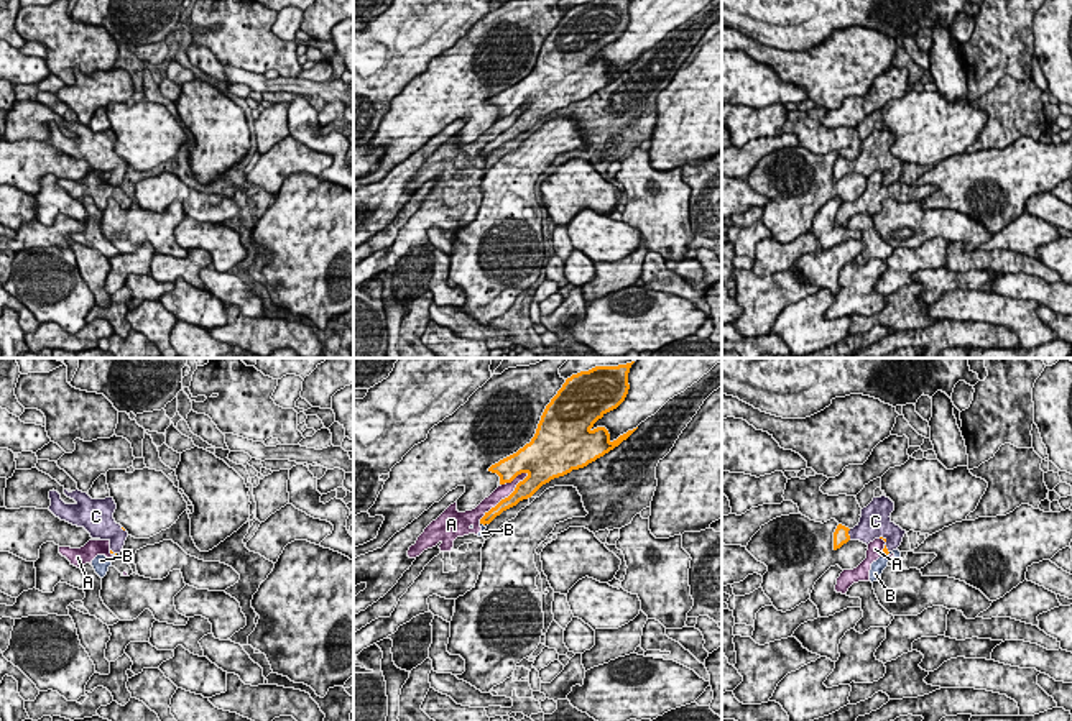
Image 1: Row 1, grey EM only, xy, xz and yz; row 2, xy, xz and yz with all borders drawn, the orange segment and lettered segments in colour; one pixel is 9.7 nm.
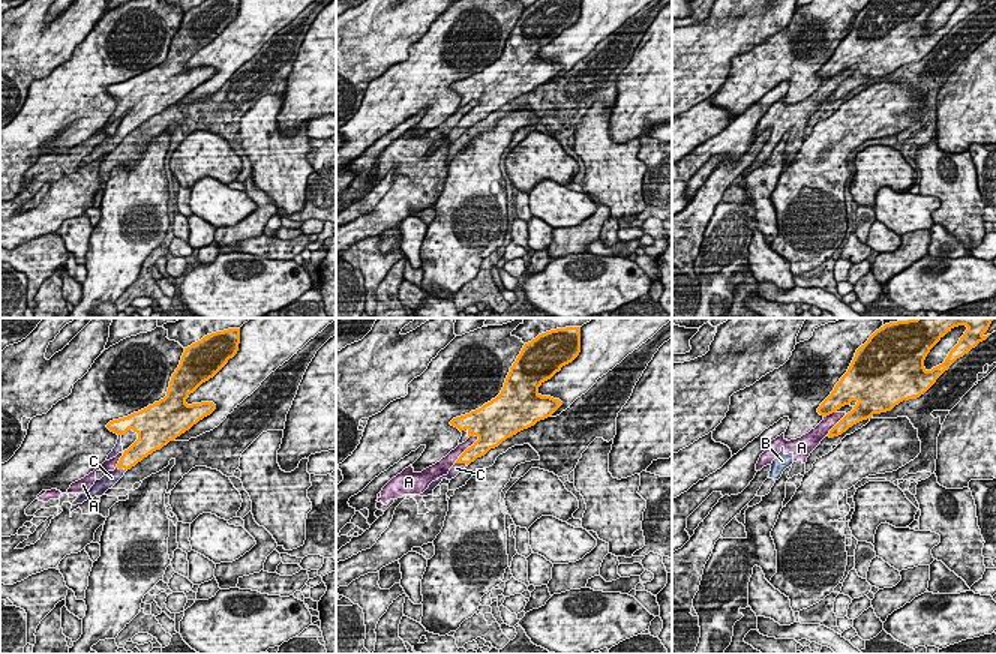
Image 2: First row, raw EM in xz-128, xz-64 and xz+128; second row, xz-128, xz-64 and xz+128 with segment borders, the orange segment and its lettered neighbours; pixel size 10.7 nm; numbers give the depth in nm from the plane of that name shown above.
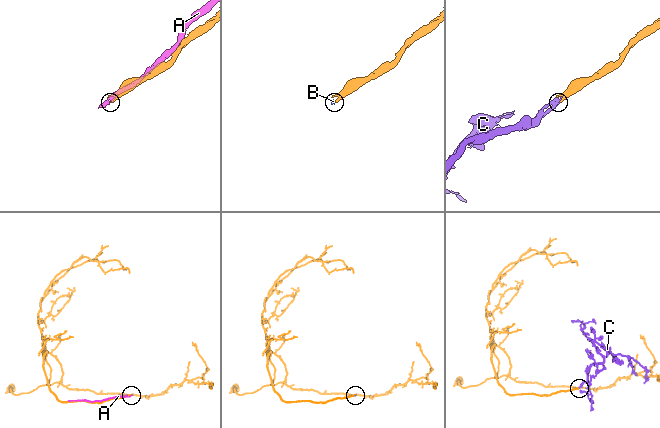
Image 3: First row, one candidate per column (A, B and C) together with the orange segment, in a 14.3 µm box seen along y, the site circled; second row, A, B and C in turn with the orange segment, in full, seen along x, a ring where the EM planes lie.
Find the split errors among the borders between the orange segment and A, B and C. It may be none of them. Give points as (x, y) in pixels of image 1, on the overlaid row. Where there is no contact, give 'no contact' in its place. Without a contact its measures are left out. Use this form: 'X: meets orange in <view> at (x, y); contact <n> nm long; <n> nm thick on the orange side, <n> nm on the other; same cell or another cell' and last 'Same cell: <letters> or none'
A: meets orange in xz at (505, 498); contact 700 nm long; 180 nm thick on the orange side, 130 nm on the other; another cell
B: meets orange in yz at (887, 554); contact 90 nm long; 60 nm thick on the orange side, 130 nm on the other; another cell
C: meets orange in yz at (847, 534); contact 110 nm long; 160 nm thick on the orange side, 240 nm on the other; same cell
Same cell: C

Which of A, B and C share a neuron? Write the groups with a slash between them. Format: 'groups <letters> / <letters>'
groups A B / C

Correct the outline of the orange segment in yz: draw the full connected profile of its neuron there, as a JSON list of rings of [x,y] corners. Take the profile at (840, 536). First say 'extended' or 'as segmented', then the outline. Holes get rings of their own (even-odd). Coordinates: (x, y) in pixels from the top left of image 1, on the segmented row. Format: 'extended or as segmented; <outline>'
extended; [[[873,498],[873,501],[862,509],[860,522],[853,529],[842,524],[837,526],[834,532],[834,550],[840,549],[848,540],[860,540],[868,545],[875,539],[883,539],[886,542],[883,555],[898,550],[906,530],[891,521],[889,516],[893,511],[894,503],[889,498]]]

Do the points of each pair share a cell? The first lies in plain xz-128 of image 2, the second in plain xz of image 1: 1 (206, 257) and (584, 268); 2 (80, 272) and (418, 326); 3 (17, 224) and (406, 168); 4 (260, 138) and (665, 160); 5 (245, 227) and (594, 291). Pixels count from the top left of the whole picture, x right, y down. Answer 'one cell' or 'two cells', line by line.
1: two cells
2: two cells
3: two cells
4: two cells
5: one cell

